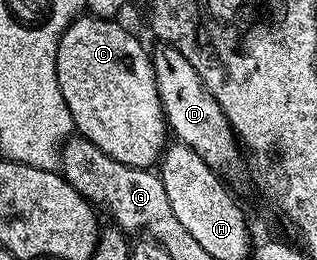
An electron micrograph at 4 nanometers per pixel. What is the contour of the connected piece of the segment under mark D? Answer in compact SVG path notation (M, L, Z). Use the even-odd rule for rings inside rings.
M159 43L157 47L153 49L150 62L156 74L156 86L169 131L173 135L175 132L178 135L175 137L181 143L196 150L196 154L200 154L200 158L204 158L210 168L223 170L236 167L240 145L224 110L220 110L220 102L212 98L212 94L202 84L200 74L196 74L192 62L188 62L180 50L164 43Z

